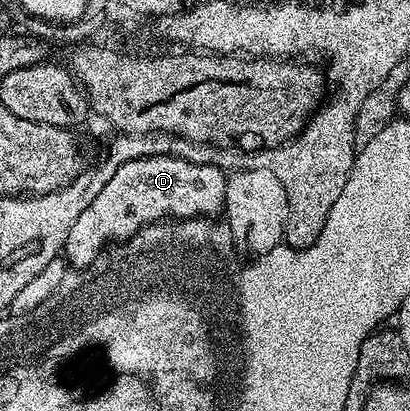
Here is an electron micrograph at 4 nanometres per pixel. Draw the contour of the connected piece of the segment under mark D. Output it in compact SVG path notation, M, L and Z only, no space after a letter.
M149 154L141 159L133 159L125 162L110 178L105 189L94 198L89 205L86 214L93 217L99 215L99 223L90 219L86 214L77 217L69 229L69 237L65 248L65 259L72 268L82 269L91 266L108 245L118 244L123 241L123 219L150 219L151 215L159 215L159 211L179 211L179 220L193 217L195 211L207 212L211 207L211 213L220 203L195 203L195 199L215 199L215 195L207 195L207 191L219 191L219 199L226 197L227 179L219 179L220 168L211 163L194 163L184 157L171 154Z

